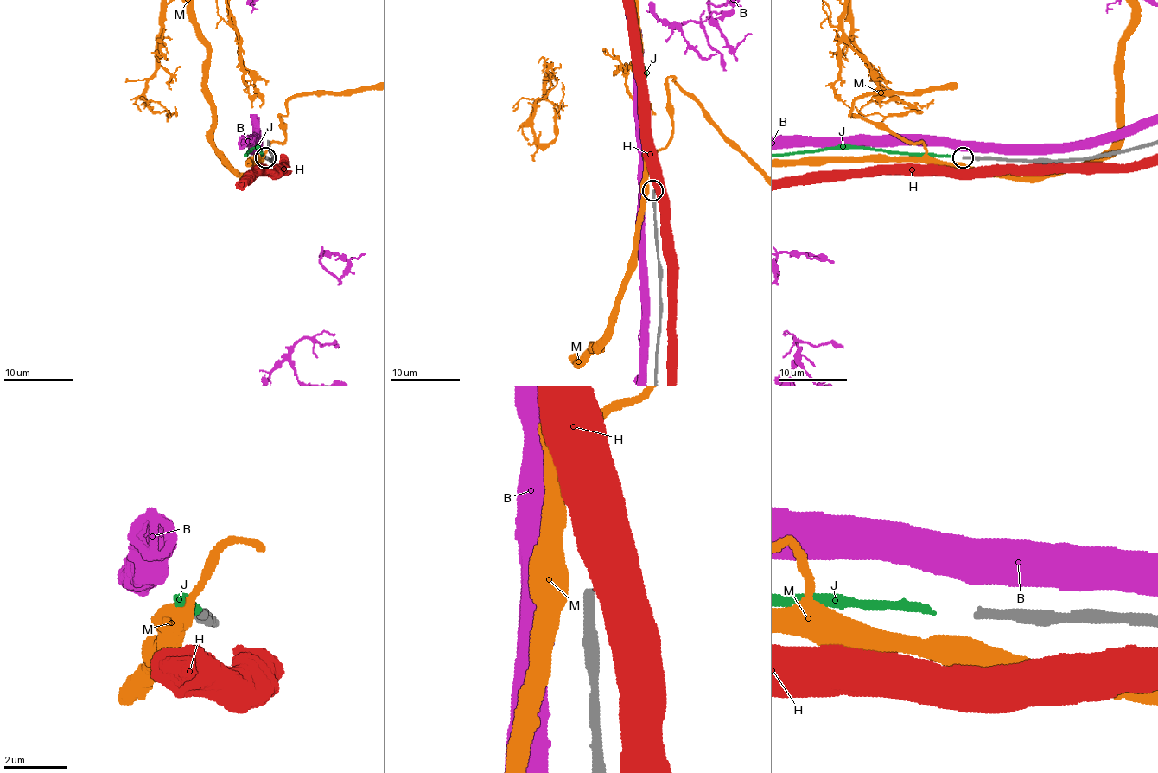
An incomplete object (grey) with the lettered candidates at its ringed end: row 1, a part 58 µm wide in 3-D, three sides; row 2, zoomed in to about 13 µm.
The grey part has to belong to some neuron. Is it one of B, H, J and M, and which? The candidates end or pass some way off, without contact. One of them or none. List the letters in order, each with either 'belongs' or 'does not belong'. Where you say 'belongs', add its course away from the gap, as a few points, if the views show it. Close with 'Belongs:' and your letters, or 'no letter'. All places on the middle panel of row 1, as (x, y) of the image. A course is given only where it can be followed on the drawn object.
B: does not belong
H: does not belong
J: belongs
M: does not belong
Belongs: J

